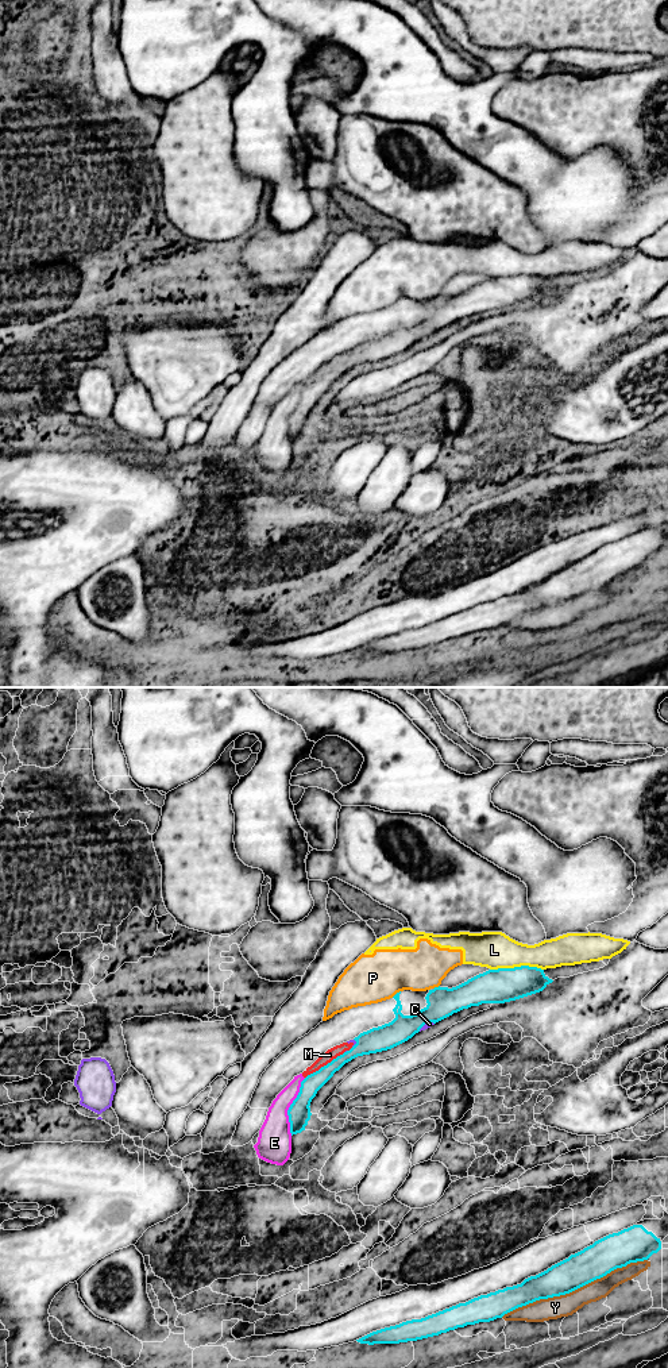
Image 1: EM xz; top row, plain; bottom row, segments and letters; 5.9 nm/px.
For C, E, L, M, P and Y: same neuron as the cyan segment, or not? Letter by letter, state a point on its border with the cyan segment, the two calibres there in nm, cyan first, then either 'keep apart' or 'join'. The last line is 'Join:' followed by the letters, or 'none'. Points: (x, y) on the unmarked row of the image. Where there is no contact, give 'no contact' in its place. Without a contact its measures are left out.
C: xz (425, 331) | 180/30 nm | keep apart
E: xz (290, 415) | 130/200 nm | keep apart
L: xz (516, 276) | 200/220 nm | keep apart
M: xz (324, 374) | 110/70 nm | keep apart
P: xz (397, 301) | 150/280 nm | join
Y: xz (574, 598) | 200/130 nm | keep apart
Join: P

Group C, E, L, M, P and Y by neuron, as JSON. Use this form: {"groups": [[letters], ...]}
{"groups": [["C", "E", "L", "M", "Y"], ["P"]]}

